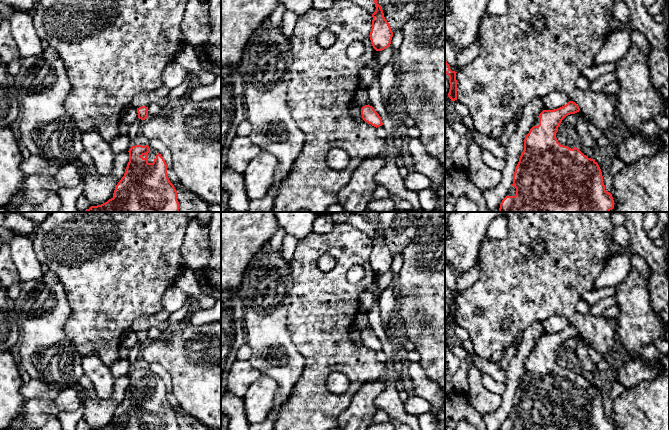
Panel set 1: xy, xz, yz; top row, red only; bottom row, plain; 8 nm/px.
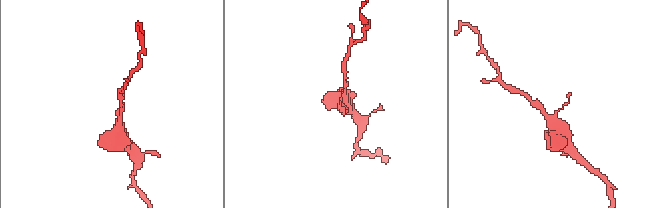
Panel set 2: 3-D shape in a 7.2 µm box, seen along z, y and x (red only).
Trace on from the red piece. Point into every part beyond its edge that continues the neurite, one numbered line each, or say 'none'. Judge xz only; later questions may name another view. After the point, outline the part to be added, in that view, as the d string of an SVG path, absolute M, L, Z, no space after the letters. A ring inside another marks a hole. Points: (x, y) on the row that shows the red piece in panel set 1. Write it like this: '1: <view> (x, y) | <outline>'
none

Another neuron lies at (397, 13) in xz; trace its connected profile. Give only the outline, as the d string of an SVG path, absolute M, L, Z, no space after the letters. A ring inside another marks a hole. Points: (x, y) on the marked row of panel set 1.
M377 0L392 32L402 27L412 18L419 0Z

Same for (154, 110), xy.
M158 103L148 106L148 118L159 116L164 112L165 110Z

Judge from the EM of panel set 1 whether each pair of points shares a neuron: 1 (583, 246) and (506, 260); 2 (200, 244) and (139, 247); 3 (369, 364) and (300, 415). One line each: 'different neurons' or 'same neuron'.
1: same neuron
2: different neurons
3: same neuron

